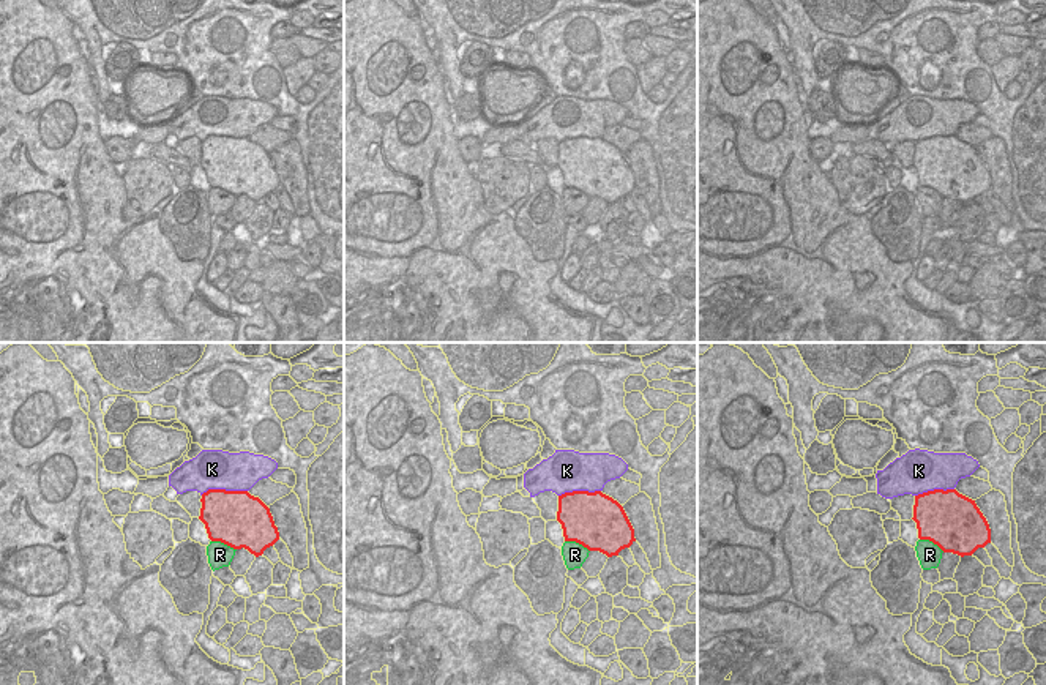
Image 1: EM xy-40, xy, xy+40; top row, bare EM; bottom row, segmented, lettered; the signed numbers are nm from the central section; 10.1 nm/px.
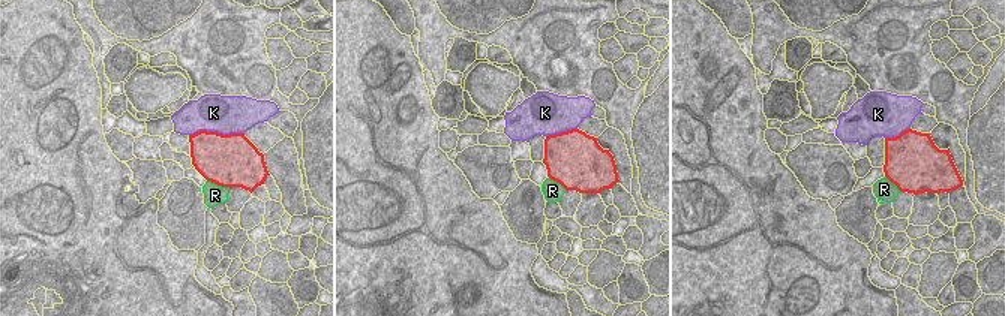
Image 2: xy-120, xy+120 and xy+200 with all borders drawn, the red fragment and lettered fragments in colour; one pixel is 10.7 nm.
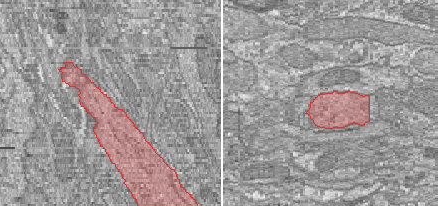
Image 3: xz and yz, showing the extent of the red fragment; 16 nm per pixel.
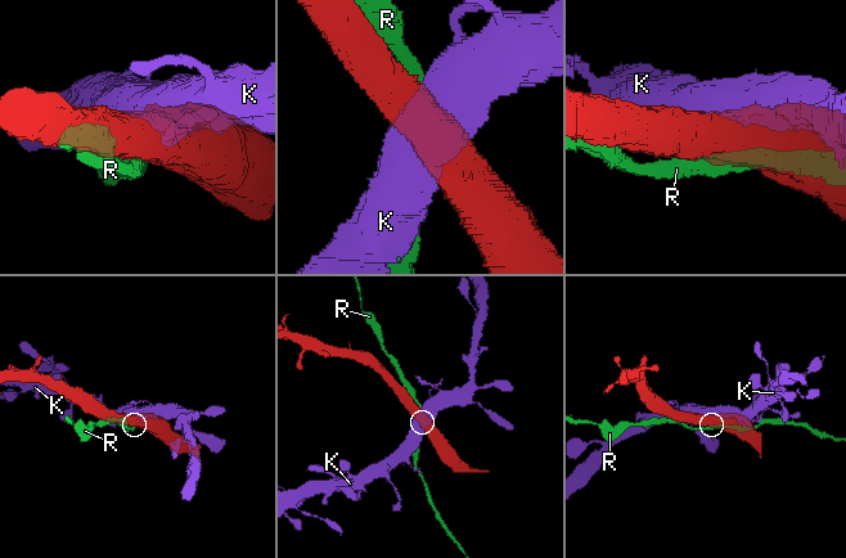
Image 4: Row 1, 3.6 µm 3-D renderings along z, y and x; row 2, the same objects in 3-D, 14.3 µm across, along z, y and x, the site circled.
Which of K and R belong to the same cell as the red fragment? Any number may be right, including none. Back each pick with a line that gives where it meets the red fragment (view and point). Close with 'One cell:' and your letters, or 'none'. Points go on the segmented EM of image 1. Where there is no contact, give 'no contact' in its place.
One cell: none

